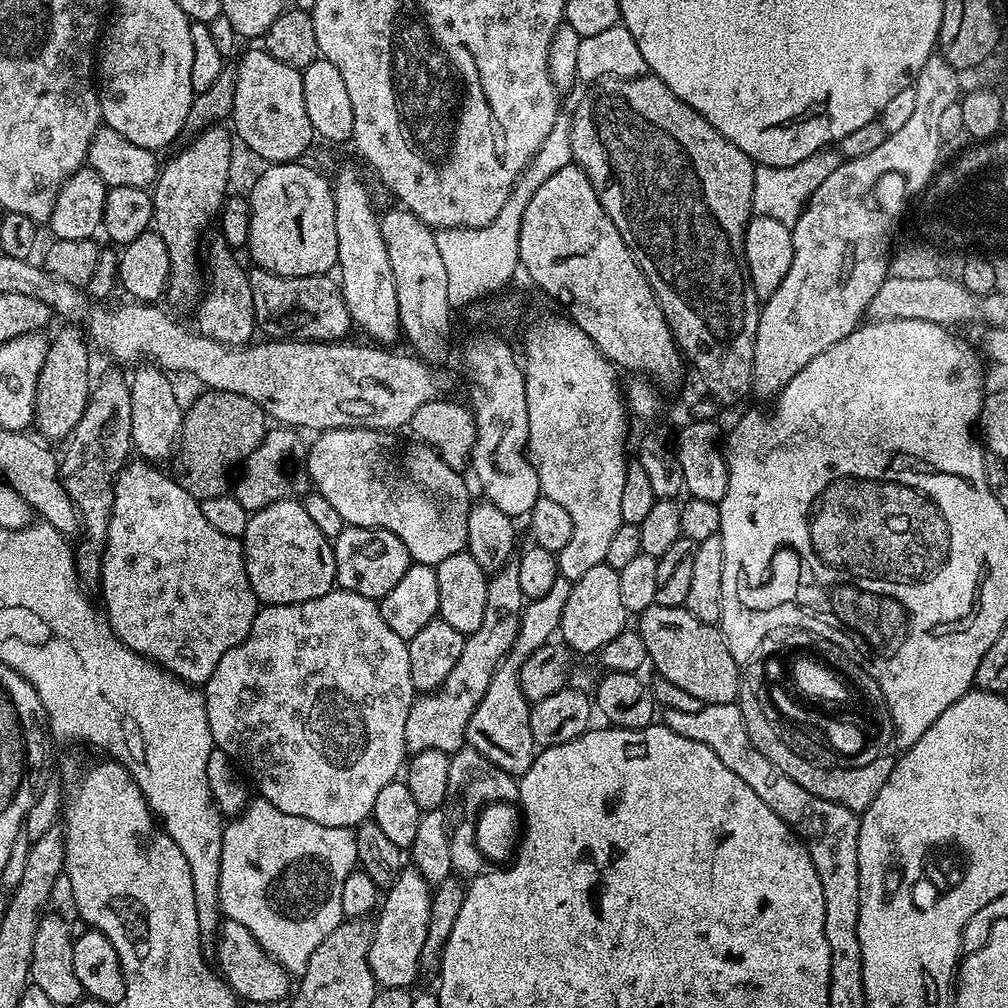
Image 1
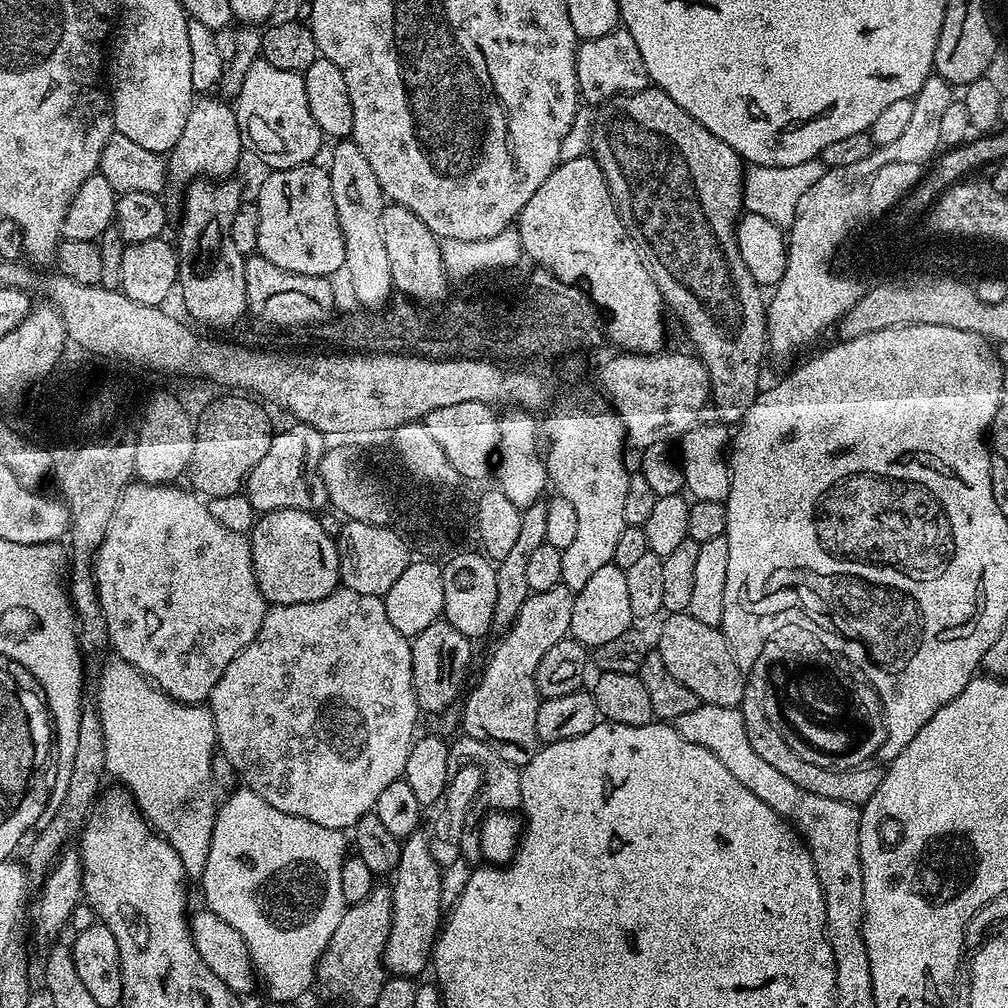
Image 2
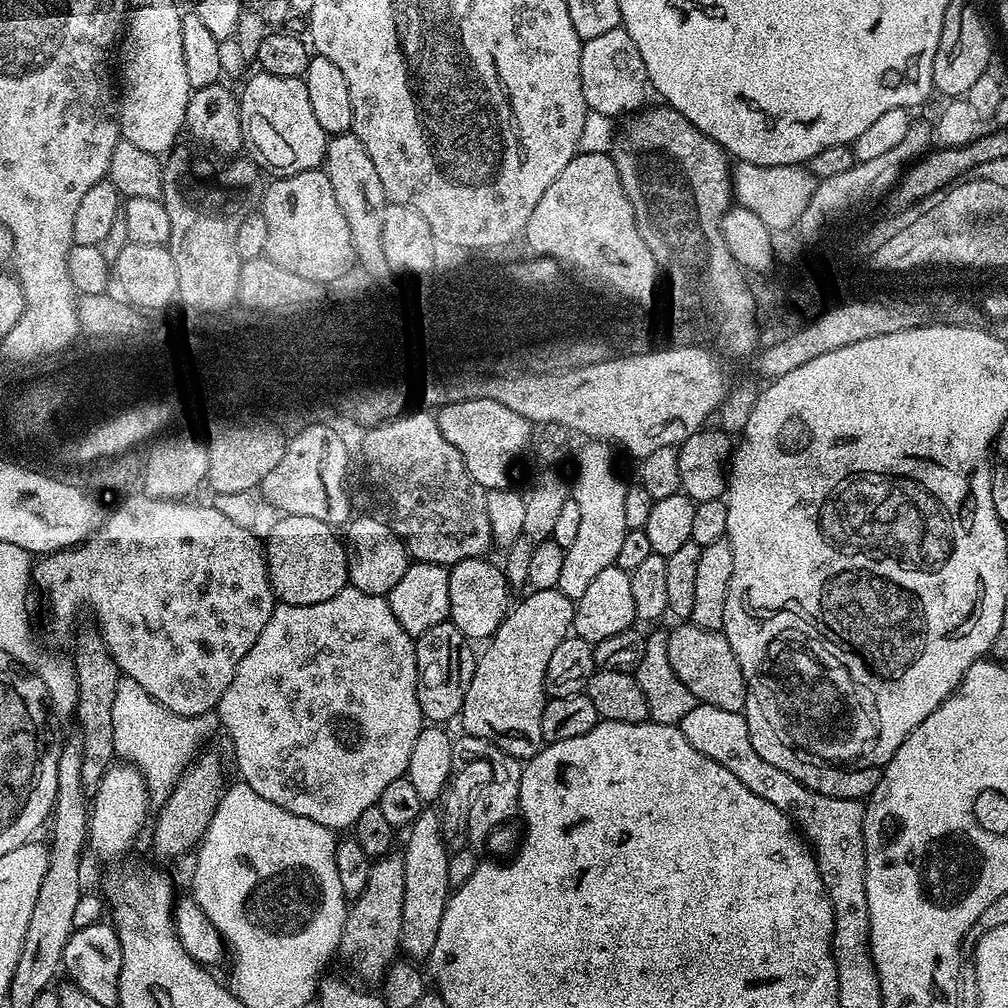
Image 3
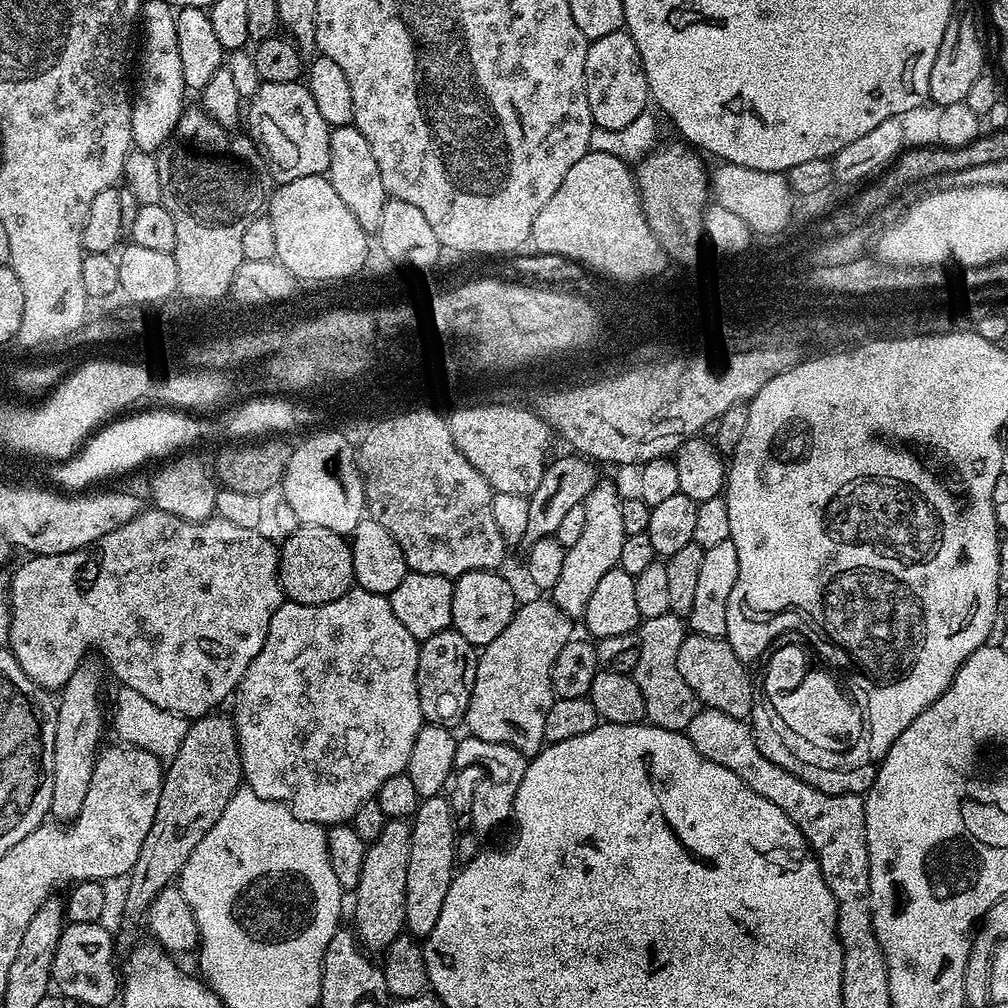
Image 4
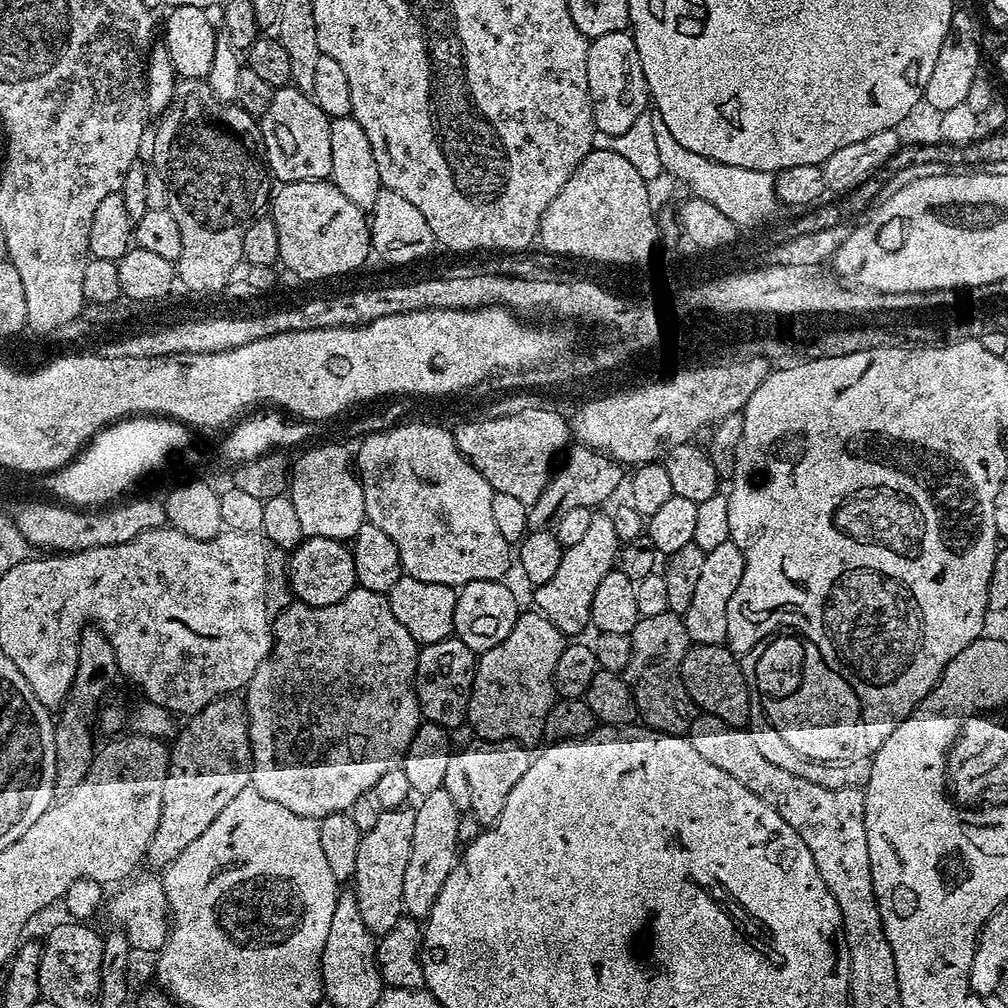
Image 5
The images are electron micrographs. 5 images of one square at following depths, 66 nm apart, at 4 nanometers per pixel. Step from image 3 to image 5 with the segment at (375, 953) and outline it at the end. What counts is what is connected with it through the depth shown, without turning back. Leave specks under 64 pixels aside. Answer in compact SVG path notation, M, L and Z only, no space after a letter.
M415 807L385 808L382 818L378 818L378 823L366 830L358 842L354 891L358 908L362 910L362 920L377 938L394 930L394 926L405 915L402 886L406 866L410 866L415 821Z

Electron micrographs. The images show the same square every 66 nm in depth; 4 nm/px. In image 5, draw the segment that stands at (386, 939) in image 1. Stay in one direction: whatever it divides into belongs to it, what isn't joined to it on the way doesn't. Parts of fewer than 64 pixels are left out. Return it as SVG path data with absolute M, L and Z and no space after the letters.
M447 787L434 790L422 797L421 804L415 805L414 842L402 886L405 913L414 920L423 921L428 917L458 859L458 822L462 808L448 791Z

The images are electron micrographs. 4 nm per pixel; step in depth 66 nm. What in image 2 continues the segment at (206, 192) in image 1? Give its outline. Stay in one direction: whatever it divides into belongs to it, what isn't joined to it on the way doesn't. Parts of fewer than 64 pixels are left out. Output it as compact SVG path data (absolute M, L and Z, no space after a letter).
M200 98L193 103L186 118L186 126L182 126L182 138L178 138L172 151L167 153L168 179L173 185L176 183L180 184L179 186L187 186L193 180L201 178L228 178L235 173L232 171L240 164L240 151L245 151L246 142L240 137L235 107L224 98L208 99L212 98Z

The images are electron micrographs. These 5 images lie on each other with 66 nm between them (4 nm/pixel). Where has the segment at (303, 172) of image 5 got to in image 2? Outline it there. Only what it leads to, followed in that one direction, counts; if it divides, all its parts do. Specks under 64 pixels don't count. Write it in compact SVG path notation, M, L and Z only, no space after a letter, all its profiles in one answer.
M263 58L257 59L246 73L242 90L234 98L234 107L240 137L249 149L256 151L265 169L281 172L311 164L317 159L322 133L318 122L314 122L314 114L310 114L310 102L306 102L306 86L301 73L278 70L278 66L270 66L270 62Z

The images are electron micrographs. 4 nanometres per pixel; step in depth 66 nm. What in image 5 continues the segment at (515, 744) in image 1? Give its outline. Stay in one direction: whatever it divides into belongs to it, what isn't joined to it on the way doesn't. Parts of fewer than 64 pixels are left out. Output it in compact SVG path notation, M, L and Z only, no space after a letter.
M521 611L510 634L498 646L479 653L466 720L469 725L472 723L481 741L514 740L532 746L543 737L546 714L554 703L556 667L566 637L543 612L531 611Z

